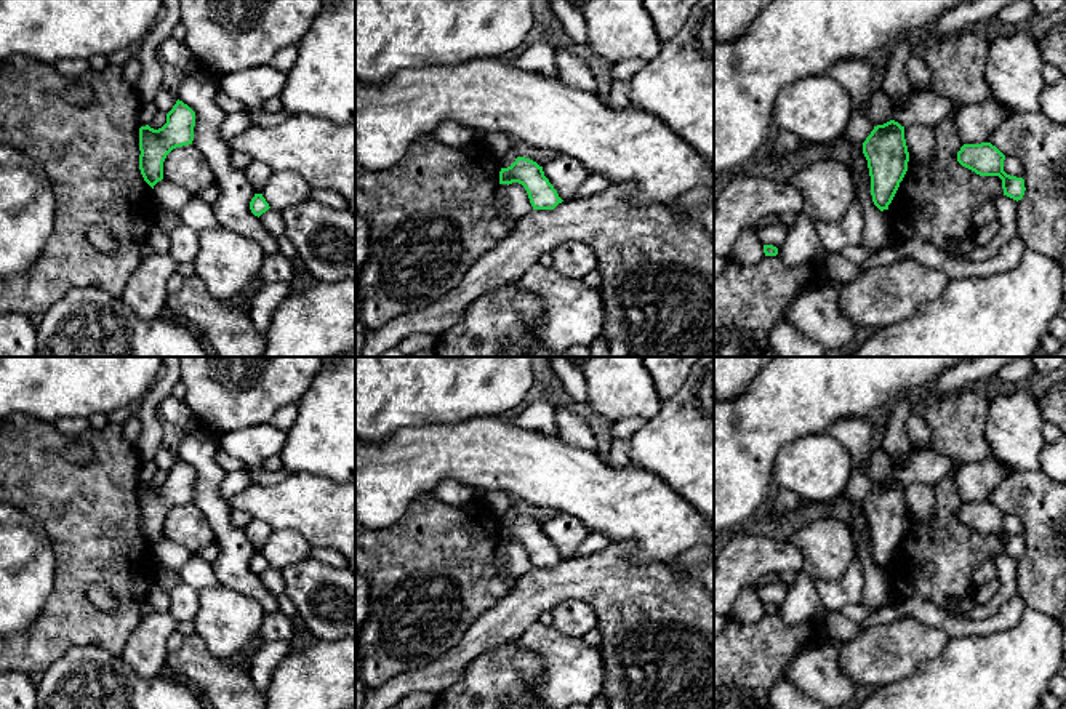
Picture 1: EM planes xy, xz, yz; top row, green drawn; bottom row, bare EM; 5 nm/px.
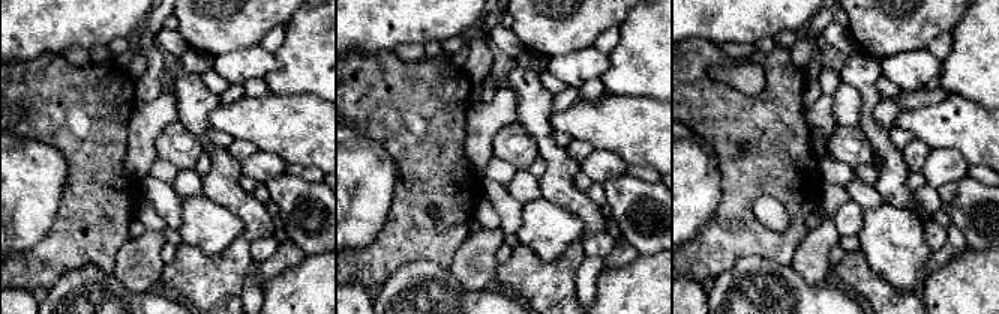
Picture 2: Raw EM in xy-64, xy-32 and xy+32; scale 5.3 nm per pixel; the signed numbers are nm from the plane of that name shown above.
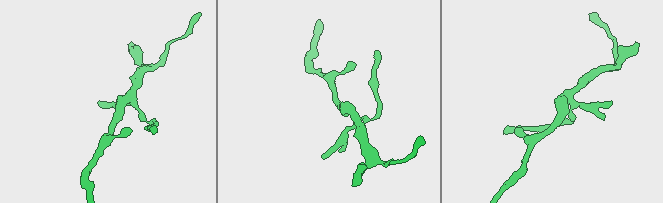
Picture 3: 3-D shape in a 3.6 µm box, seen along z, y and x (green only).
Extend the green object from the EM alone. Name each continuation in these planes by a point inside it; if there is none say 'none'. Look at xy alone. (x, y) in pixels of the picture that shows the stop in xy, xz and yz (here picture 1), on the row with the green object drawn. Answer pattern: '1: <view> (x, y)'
none

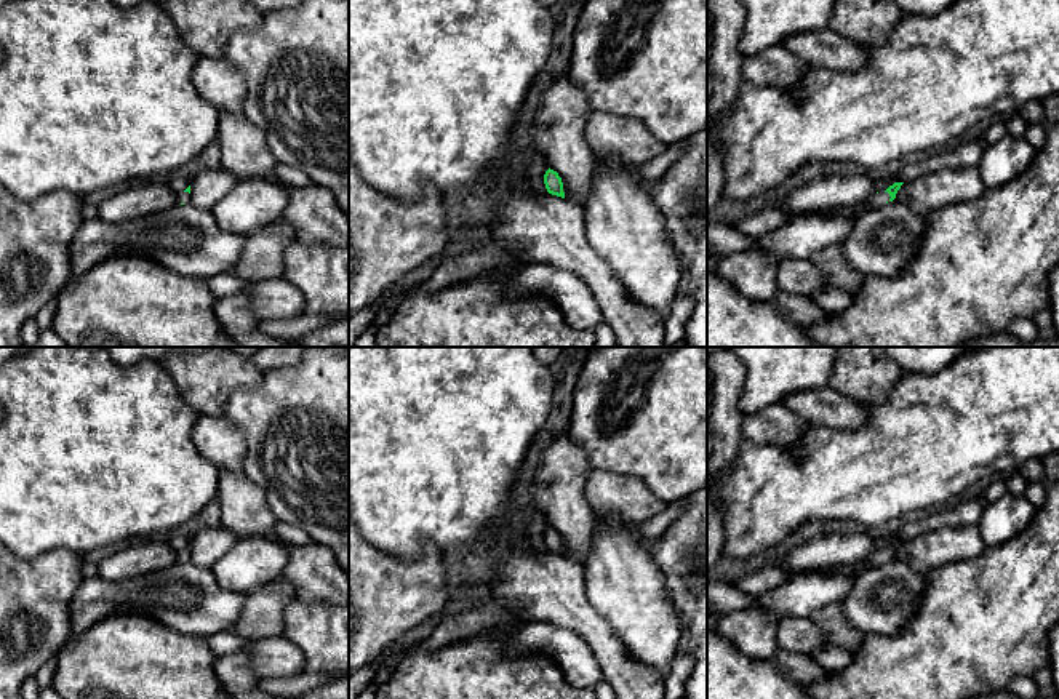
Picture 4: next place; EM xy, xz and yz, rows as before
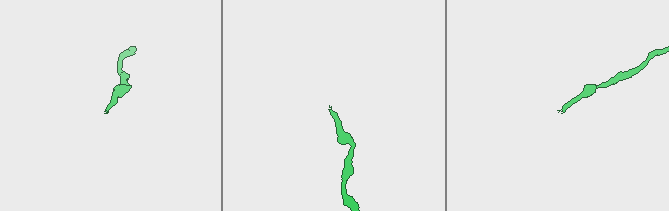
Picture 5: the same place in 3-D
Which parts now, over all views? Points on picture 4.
1: yz (880, 199)

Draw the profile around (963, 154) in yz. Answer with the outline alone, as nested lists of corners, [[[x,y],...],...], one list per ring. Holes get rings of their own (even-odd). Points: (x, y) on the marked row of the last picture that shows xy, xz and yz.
[[[958,141],[952,146],[942,147],[939,154],[928,154],[925,158],[904,163],[894,174],[888,174],[873,181],[875,190],[883,192],[894,182],[910,182],[926,173],[941,170],[961,170],[979,166],[985,150],[984,141]]]

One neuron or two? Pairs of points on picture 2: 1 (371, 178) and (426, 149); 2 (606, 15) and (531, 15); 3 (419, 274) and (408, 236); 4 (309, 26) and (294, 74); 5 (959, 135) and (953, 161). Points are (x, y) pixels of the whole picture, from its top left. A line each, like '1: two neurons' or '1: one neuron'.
1: two neurons
2: one neuron
3: two neurons
4: one neuron
5: two neurons

